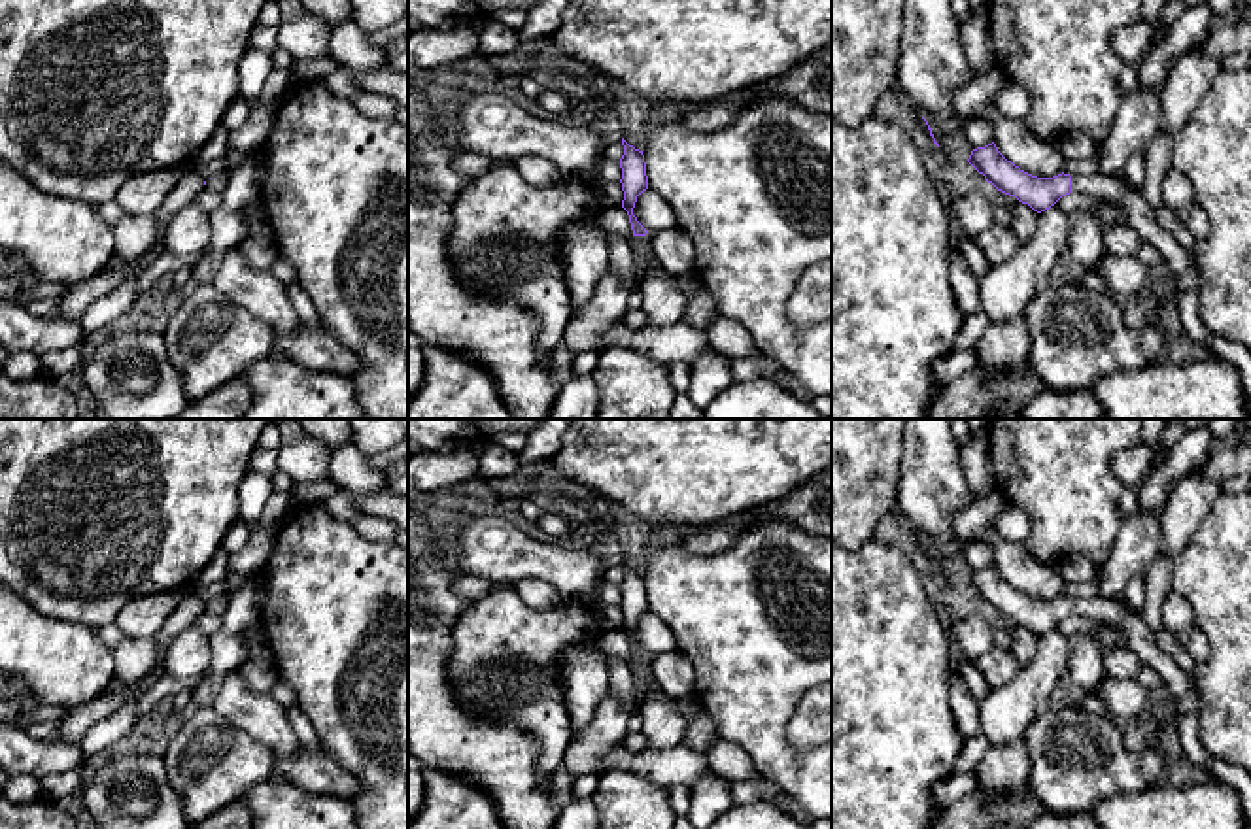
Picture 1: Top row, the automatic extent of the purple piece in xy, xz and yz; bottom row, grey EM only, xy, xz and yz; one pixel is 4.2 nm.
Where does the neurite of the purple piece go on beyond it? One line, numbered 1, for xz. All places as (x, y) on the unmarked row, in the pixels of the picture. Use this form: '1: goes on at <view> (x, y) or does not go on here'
1: goes on at xz (641, 673)

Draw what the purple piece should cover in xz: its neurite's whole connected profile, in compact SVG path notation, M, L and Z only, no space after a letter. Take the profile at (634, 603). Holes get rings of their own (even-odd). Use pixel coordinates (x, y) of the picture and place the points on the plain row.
M624 561L622 568L624 568L624 578L620 582L622 591L620 606L624 614L622 631L629 638L631 653L635 659L631 663L631 676L633 676L635 701L641 704L644 701L646 687L654 682L650 670L652 657L637 644L637 640L633 638L633 631L637 619L648 612L648 599L643 574L629 568Z

